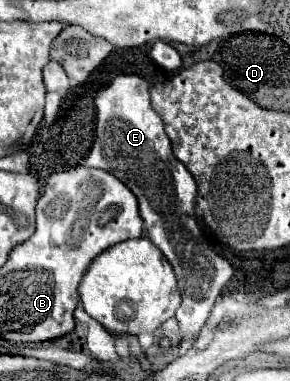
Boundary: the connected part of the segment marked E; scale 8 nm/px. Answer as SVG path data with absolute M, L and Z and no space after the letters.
M113 78L107 88L97 92L95 108L97 158L93 158L93 166L117 176L137 196L147 236L167 256L179 282L181 306L175 318L181 324L181 334L183 338L189 332L197 336L201 326L207 322L219 292L235 272L231 262L221 258L211 248L205 238L205 230L195 216L197 182L193 180L193 174L173 156L171 140L163 130L163 122L155 110L151 110L149 84L143 78Z

